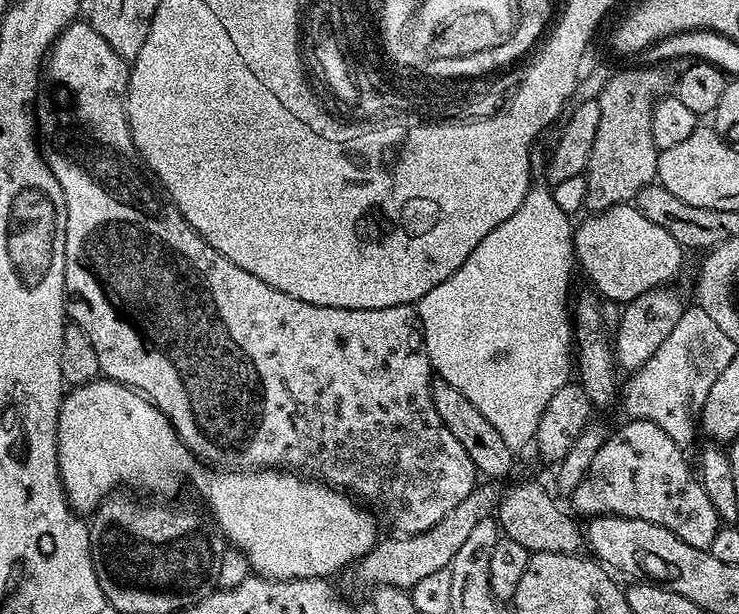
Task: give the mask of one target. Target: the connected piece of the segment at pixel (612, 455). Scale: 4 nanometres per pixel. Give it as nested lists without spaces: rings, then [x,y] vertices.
[[[629,419],[625,423],[609,435],[594,462],[590,462],[590,470],[570,494],[573,506],[584,518],[625,516],[661,524],[678,534],[682,542],[708,549],[722,521],[693,465],[688,465],[685,449],[652,421]]]

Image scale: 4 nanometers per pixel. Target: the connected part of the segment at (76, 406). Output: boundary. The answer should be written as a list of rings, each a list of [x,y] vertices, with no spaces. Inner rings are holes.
[[[115,378],[104,379],[75,385],[60,403],[56,435],[60,480],[64,484],[64,493],[68,495],[68,505],[77,513],[95,512],[105,496],[111,496],[119,489],[116,488],[119,484],[129,484],[144,492],[176,492],[183,486],[184,480],[189,480],[208,503],[221,534],[232,543],[229,545],[244,555],[255,575],[267,576],[269,580],[332,578],[347,564],[352,566],[359,562],[378,543],[376,520],[371,516],[373,513],[341,489],[315,478],[284,472],[292,470],[217,470],[201,462],[180,441],[180,435],[166,414],[162,414],[162,410],[158,410],[158,406],[154,406],[141,392],[118,383]]]

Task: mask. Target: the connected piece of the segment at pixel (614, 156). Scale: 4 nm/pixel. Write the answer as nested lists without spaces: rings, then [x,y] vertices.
[[[633,66],[625,72],[609,75],[598,97],[598,134],[594,134],[594,150],[588,163],[589,213],[601,212],[615,204],[635,201],[638,193],[657,179],[660,152],[650,130],[652,108],[665,95],[670,80],[656,66]]]

